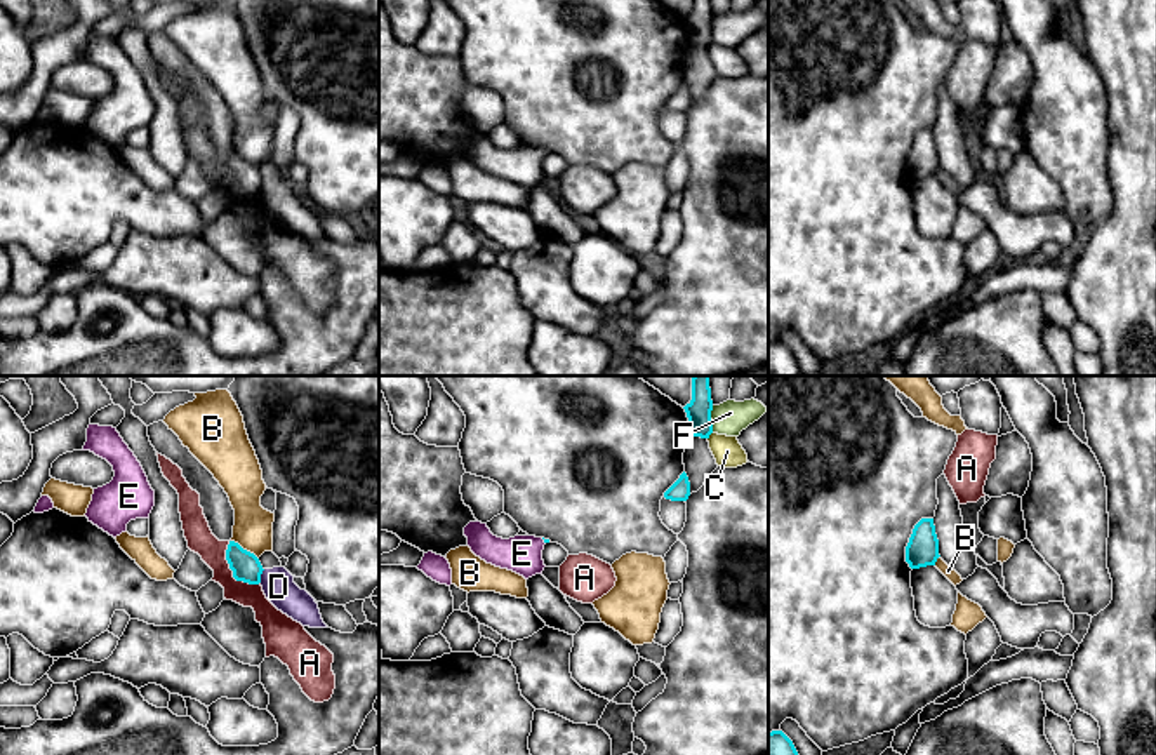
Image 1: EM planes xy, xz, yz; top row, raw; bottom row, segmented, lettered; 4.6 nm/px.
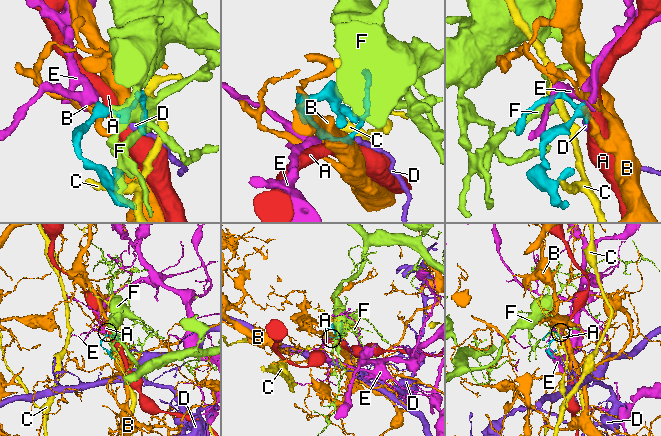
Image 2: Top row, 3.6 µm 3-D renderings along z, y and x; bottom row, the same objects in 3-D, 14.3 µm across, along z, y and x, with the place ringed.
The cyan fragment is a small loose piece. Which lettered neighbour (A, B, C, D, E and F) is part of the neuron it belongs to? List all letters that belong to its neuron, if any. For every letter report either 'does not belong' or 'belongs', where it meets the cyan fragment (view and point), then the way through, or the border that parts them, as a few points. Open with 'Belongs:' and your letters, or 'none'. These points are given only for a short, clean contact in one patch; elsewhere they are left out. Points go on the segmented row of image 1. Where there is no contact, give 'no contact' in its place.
Belongs: E
A: does not belong; contact xy (232, 569); border xy (228, 541), (226, 562), (232, 574), (237, 580), (258, 585)
B: does not belong; contact xy (245, 550)
C: does not belong; contact xz (710, 434); border xz (711, 432), (708, 439)
D: does not belong; contact xy (259, 576); border xy (265, 569), (259, 581)
E: belongs; contact xz (544, 541); way xz (543, 538), (544, 541), (522, 554)
F: does not belong; contact xz (711, 420)

